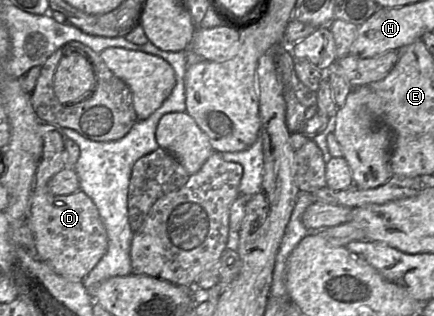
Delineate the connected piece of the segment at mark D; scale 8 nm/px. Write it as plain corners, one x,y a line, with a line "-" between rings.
41,122
43,152
38,164
31,197
31,223
37,257
56,273
70,280
80,280
96,266
108,247
106,229
93,201
81,190
69,195
53,195
48,189
51,178
65,167
61,128

